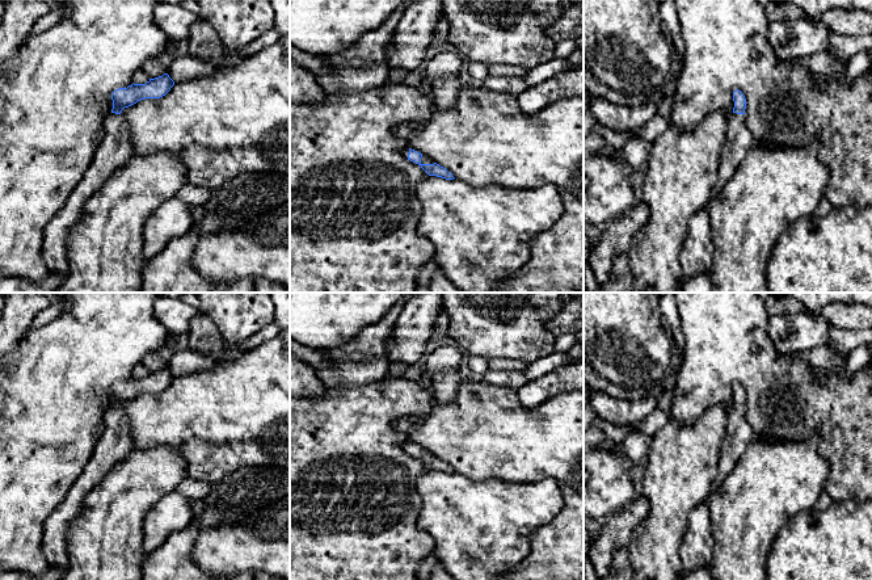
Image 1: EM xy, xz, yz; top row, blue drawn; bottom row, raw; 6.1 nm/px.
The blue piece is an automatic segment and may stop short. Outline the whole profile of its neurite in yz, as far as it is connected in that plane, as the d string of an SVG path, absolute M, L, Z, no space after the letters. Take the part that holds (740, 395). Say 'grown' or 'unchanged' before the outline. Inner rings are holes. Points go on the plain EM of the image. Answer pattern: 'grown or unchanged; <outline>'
grown; M738 383L733 386L733 408L728 420L725 437L720 451L719 472L712 486L715 492L743 457L755 434L745 420L746 392Z

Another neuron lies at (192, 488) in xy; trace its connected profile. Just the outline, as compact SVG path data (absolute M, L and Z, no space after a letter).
M186 478L178 484L176 491L190 499L203 500L208 496L211 488L212 488L212 484L207 482Z

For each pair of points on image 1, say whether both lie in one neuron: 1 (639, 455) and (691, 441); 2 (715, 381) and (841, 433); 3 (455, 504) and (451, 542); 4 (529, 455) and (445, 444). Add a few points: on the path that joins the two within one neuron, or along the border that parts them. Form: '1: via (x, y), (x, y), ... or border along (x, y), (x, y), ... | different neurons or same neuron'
1: border along (649, 438), (648, 463), (644, 469) | different neurons
2: via (746, 375), (765, 375), (788, 399), (809, 408) | same neuron
3: via (455, 513), (455, 533) | same neuron
4: via (508, 444), (466, 444) | same neuron

